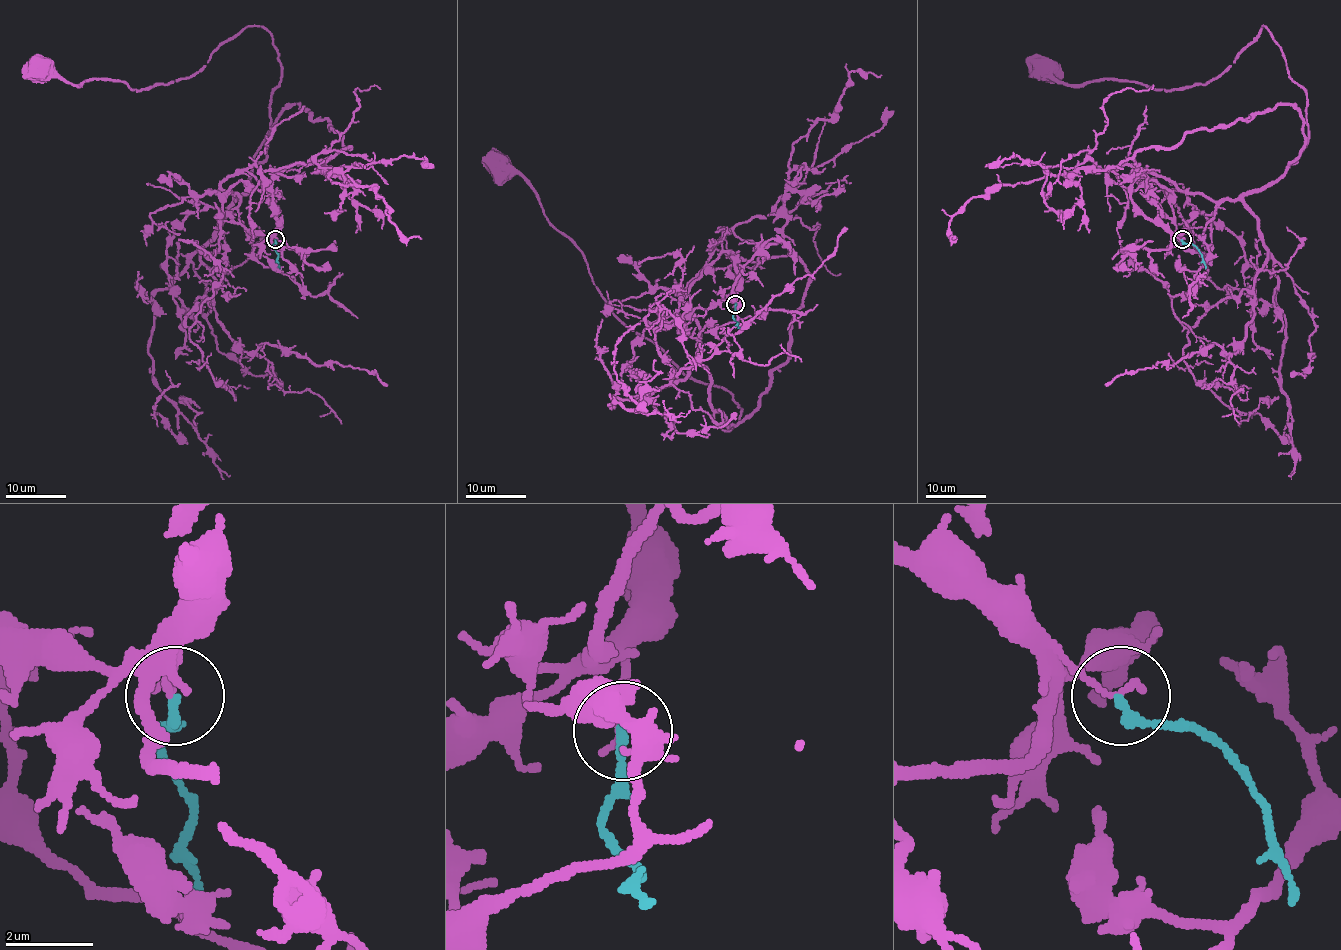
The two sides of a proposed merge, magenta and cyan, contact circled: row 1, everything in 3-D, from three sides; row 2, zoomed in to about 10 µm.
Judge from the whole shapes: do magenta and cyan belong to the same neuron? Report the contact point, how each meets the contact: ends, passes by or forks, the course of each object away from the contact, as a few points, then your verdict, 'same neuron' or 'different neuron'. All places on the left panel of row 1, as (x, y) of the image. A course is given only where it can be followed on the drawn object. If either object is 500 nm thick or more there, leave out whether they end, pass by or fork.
place (275, 239); magenta ends; cyan ends; course magenta (274, 240), (267, 190), (221, 187), (250, 188), (270, 129), (262, 27), (153, 86), (40, 66); course cyan (276, 240), (273, 246), (280, 269); different neuron

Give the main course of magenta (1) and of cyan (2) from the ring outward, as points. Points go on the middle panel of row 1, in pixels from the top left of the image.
1: (734, 303), (727, 267), (681, 299), (724, 429), (739, 420), (731, 394), (631, 331), (537, 192), (500, 168)
2: (736, 303), (733, 317), (740, 327)

